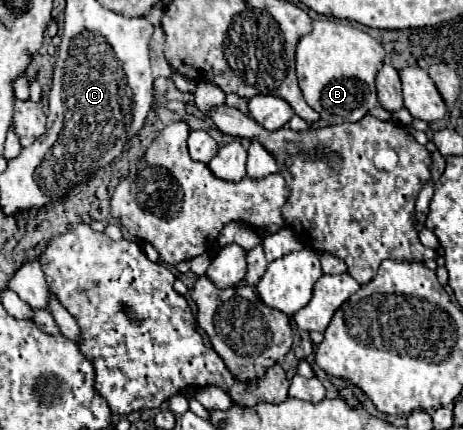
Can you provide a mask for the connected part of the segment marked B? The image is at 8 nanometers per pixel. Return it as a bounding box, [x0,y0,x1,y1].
[297,17,385,125]

